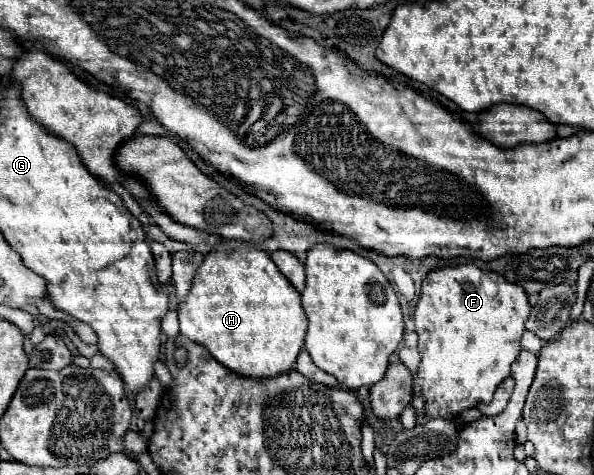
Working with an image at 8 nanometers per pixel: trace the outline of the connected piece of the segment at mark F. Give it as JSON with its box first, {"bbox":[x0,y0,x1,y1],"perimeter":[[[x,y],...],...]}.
{"bbox":[413,265,529,425],"perimeter":[[[457,265],[431,271],[423,279],[421,299],[415,307],[415,325],[419,335],[421,365],[413,383],[413,399],[417,425],[429,419],[453,419],[465,409],[473,409],[477,403],[489,403],[495,389],[511,375],[511,363],[517,359],[521,347],[521,335],[529,317],[527,293],[521,285],[505,281],[495,272],[479,269],[475,265]]]}

